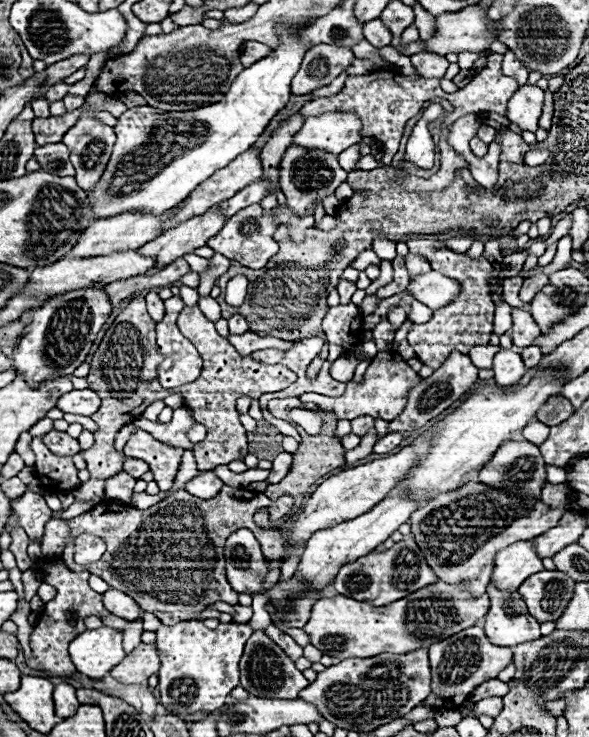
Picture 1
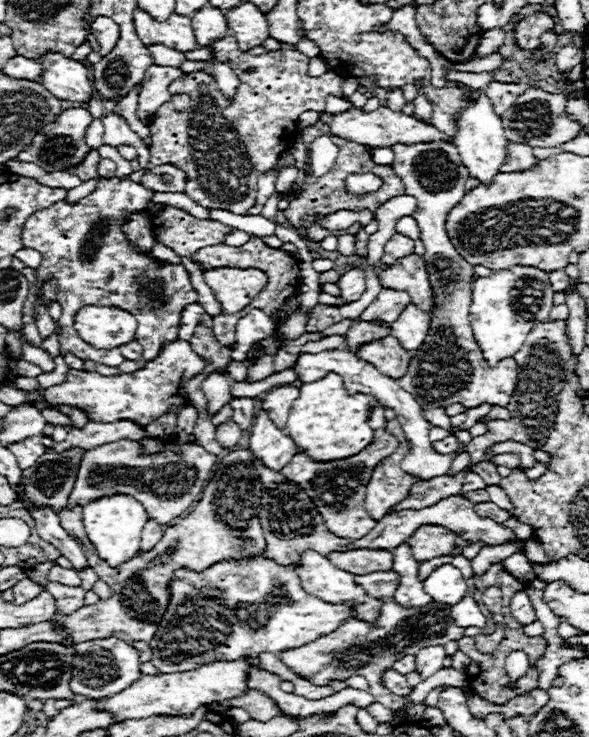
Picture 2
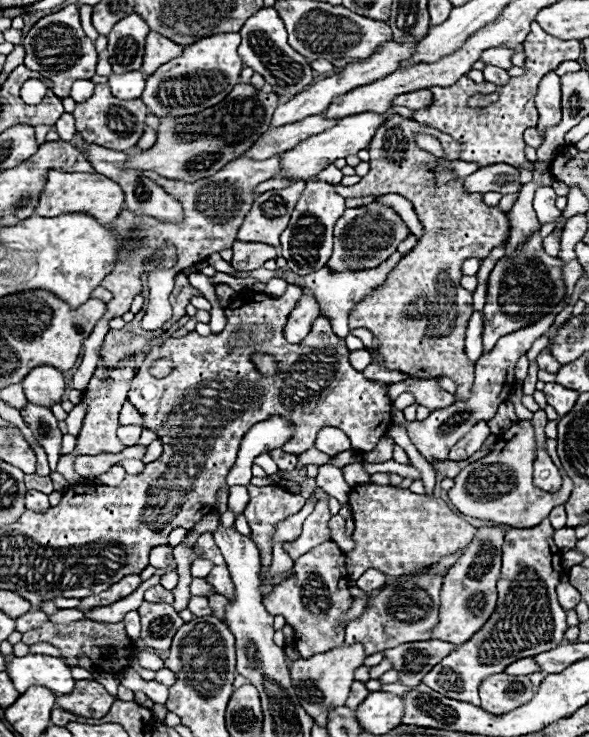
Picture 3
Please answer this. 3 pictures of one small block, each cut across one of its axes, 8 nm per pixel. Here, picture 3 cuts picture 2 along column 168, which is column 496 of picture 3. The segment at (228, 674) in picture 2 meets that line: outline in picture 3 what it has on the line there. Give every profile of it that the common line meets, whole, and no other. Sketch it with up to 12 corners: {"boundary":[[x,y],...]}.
{"boundary":[[492,674],[480,684],[482,708],[506,714],[534,696],[528,676]]}

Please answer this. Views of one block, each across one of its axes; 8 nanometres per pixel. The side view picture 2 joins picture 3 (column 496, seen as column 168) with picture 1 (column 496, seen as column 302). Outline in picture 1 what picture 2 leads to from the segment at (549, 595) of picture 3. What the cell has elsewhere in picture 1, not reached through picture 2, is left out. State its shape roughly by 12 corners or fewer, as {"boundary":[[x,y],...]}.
{"boundary":[[488,586],[484,630],[498,646],[540,638],[518,592]]}

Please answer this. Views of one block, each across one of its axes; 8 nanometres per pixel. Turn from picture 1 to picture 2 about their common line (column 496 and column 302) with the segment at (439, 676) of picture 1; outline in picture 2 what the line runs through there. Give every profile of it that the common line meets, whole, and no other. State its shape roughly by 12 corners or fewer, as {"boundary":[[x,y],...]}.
{"boundary":[[384,602],[370,624],[280,654],[314,684],[364,676],[392,712],[382,684],[402,654],[460,640],[450,606]]}

